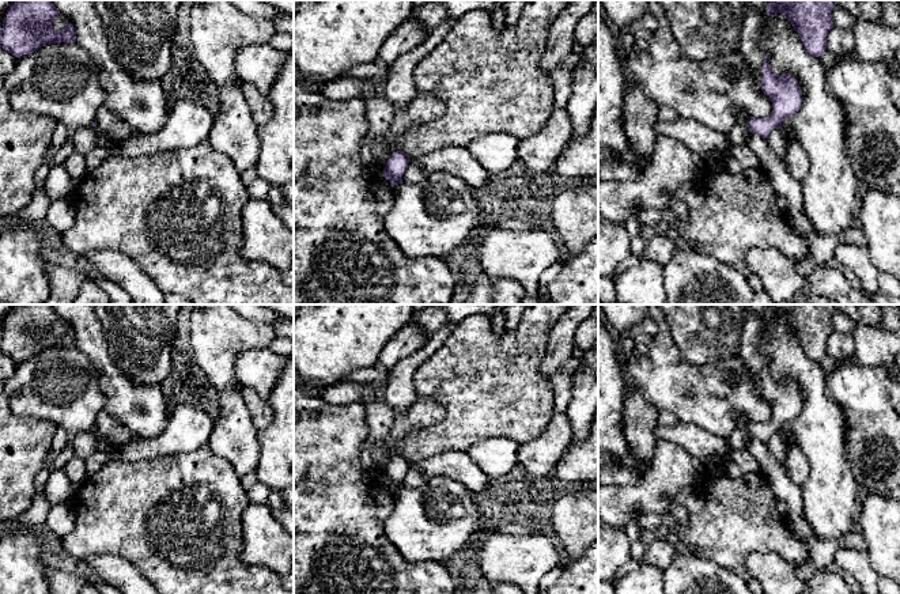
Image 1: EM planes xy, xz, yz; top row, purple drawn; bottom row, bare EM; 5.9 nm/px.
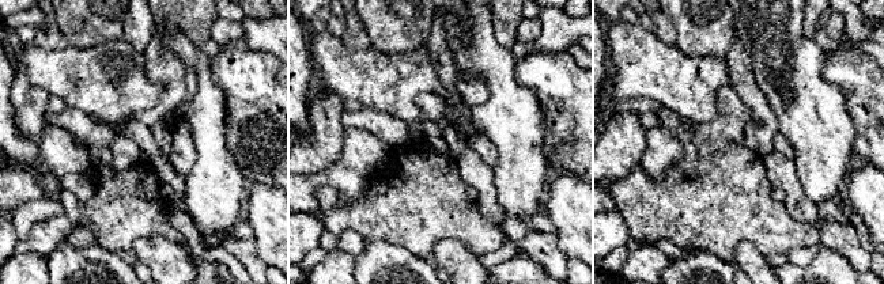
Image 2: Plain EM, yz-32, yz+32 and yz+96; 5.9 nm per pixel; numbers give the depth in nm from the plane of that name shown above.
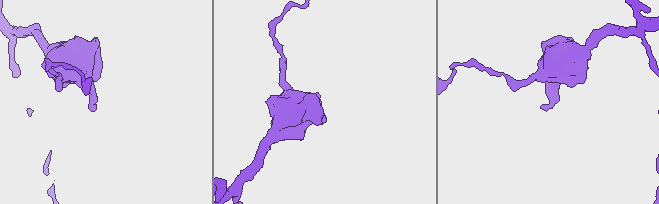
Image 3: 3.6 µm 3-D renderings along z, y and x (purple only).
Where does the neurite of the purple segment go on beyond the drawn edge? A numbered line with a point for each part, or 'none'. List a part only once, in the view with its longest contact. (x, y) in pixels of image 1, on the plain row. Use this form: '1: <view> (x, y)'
none

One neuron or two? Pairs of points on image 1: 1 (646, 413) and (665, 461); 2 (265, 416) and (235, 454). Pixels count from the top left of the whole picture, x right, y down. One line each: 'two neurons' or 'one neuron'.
1: two neurons
2: two neurons

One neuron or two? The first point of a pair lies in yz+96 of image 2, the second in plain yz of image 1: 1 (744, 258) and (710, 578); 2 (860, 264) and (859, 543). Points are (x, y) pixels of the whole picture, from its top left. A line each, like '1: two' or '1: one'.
1: two
2: two

